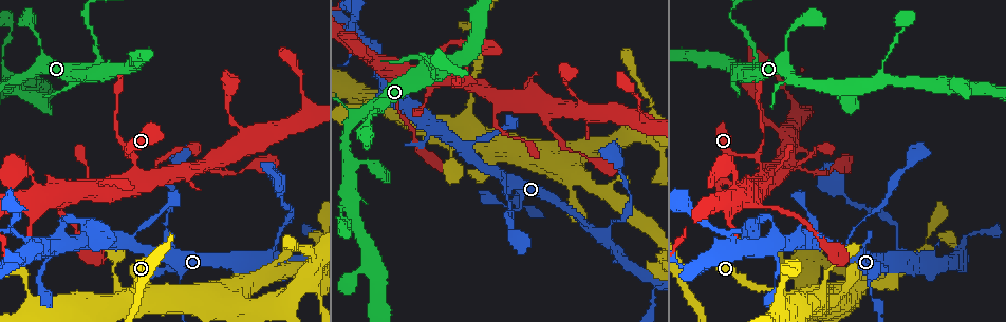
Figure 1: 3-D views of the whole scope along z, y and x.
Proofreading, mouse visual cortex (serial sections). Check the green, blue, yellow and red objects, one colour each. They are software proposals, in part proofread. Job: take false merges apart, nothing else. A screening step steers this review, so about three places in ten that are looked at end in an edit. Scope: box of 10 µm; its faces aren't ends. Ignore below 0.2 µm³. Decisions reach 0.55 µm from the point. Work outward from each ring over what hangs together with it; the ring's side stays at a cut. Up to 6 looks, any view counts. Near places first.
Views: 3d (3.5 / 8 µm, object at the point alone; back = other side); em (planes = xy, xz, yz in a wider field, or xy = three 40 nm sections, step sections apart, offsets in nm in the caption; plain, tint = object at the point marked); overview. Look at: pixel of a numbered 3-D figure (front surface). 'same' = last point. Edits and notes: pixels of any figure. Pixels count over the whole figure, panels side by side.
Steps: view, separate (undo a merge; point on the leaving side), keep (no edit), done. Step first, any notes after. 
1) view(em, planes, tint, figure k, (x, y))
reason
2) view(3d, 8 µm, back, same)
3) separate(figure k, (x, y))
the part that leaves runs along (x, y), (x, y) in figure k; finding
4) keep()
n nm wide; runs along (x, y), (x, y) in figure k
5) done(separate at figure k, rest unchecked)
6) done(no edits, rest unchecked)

view(3d, 3.5 µm, figure 1, (754, 61))
small branch off a trunk

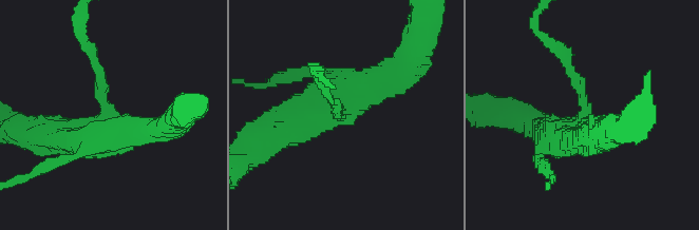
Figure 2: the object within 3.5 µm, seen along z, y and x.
view(em, xy, step 3, tint, figure 2, (343, 120))
3 arms; arms of 200, 450, 500 nm

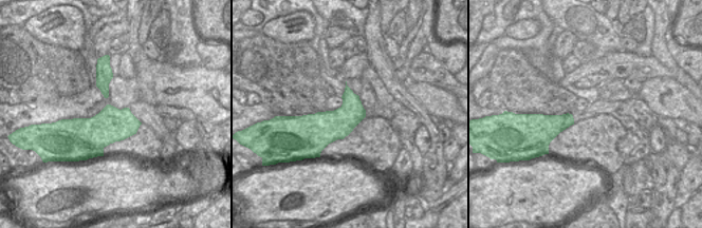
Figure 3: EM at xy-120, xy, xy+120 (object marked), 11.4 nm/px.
keep()
runs along (44, 134), (106, 118), (93, 54) in figure 2; continuous, no second cell

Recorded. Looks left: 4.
view(3d, 3.5 µm, figure 1, (498, 172))
three-way junction

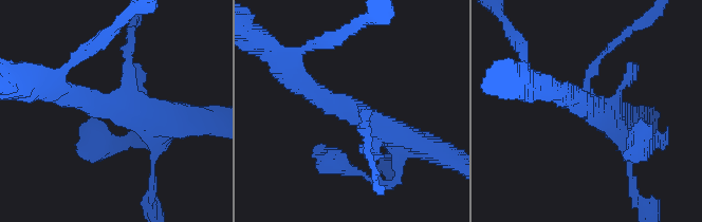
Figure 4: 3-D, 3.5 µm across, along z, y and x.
view(em, xy, step 3, tint, figure 4, (593, 106))
need the tissue

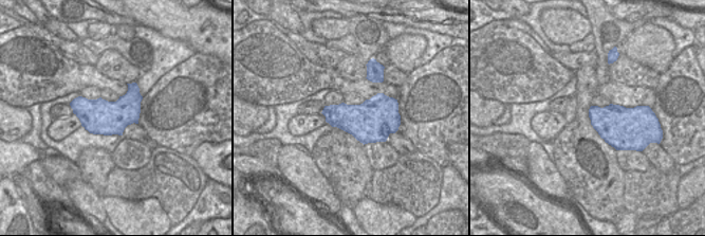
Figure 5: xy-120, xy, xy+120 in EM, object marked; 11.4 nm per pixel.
view(em, xy, step 2, tint, same)
another direction

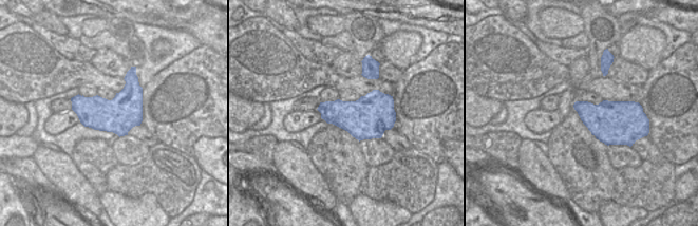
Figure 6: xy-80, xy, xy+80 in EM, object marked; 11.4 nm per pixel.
keep()
runs along (414, 140), (375, 127), (297, 80) in figure 4; continuous, no second cell

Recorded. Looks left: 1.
done(no edits, rest unchecked)

